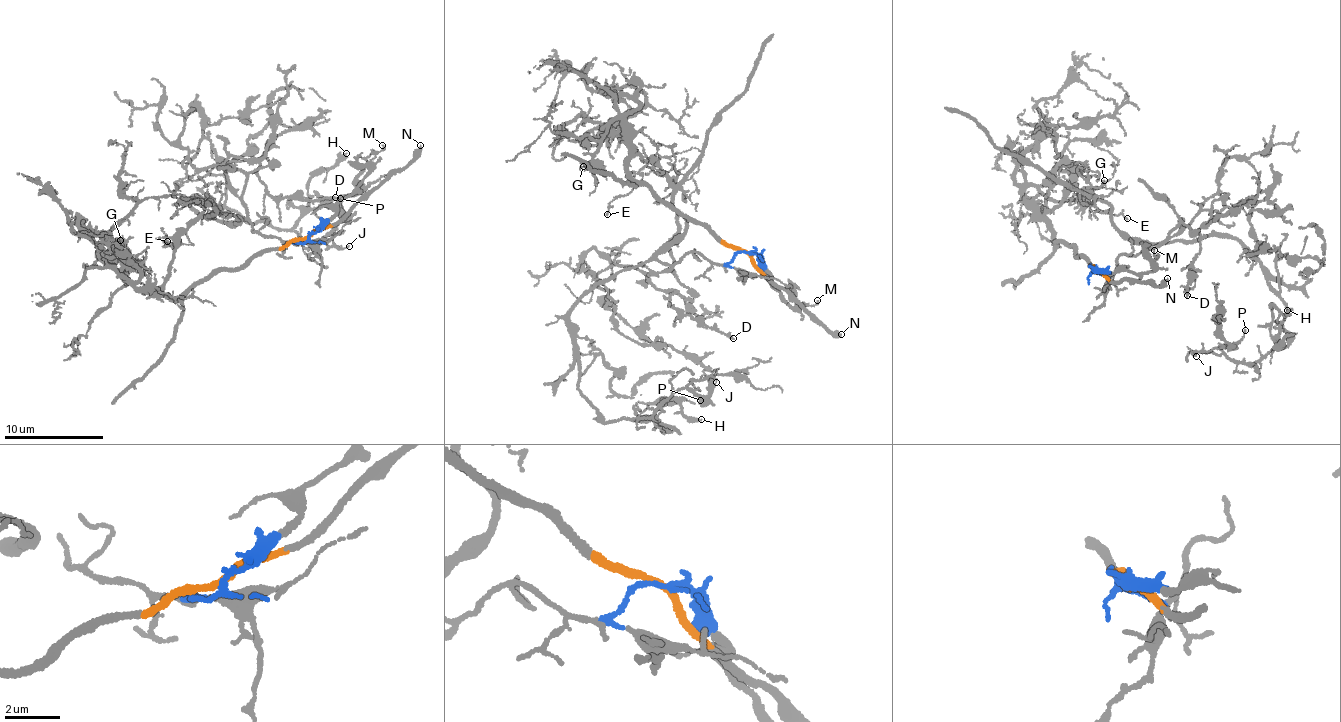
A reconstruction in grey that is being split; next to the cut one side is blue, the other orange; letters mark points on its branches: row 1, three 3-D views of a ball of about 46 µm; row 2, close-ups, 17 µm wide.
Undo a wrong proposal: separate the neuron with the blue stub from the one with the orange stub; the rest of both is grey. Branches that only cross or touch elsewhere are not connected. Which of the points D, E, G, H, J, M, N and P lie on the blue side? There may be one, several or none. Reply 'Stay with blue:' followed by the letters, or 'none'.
Stay with blue: D, H, J, M, P

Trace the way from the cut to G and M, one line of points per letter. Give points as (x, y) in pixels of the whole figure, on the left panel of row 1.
G: (305, 237), (262, 249), (175, 297), (126, 283), (130, 259), (121, 239)
M: (308, 238), (370, 171), (370, 160), (384, 149), (381, 145)

